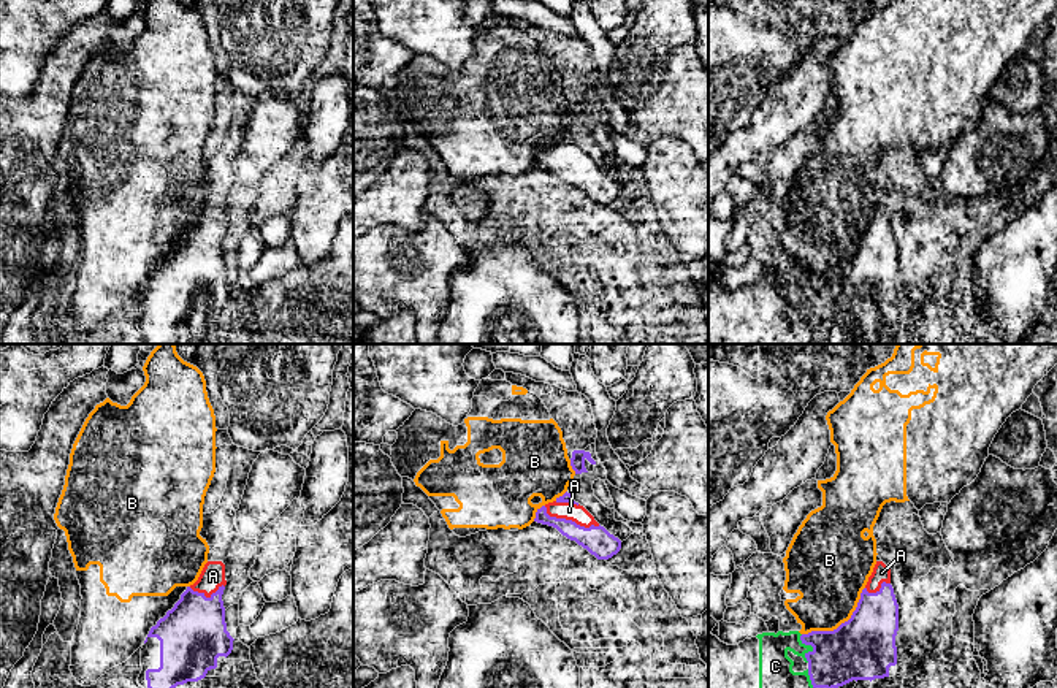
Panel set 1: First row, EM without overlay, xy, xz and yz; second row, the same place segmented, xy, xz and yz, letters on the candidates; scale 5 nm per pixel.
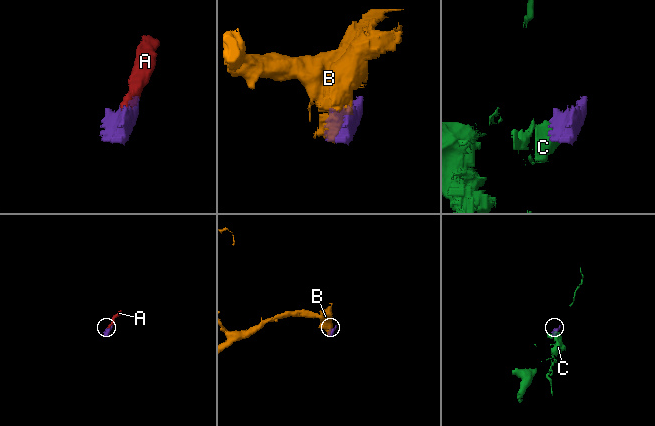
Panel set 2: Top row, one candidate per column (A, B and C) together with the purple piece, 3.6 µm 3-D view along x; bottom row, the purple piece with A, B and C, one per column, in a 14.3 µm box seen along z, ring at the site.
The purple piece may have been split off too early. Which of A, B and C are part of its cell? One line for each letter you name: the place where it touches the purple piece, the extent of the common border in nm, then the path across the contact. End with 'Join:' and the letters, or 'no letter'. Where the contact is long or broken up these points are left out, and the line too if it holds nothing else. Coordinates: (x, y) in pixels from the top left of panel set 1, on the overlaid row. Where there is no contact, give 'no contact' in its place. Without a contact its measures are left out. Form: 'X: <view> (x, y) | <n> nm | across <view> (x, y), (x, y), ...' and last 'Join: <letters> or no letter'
A: xz (571, 520) | 300 nm
Join: A

